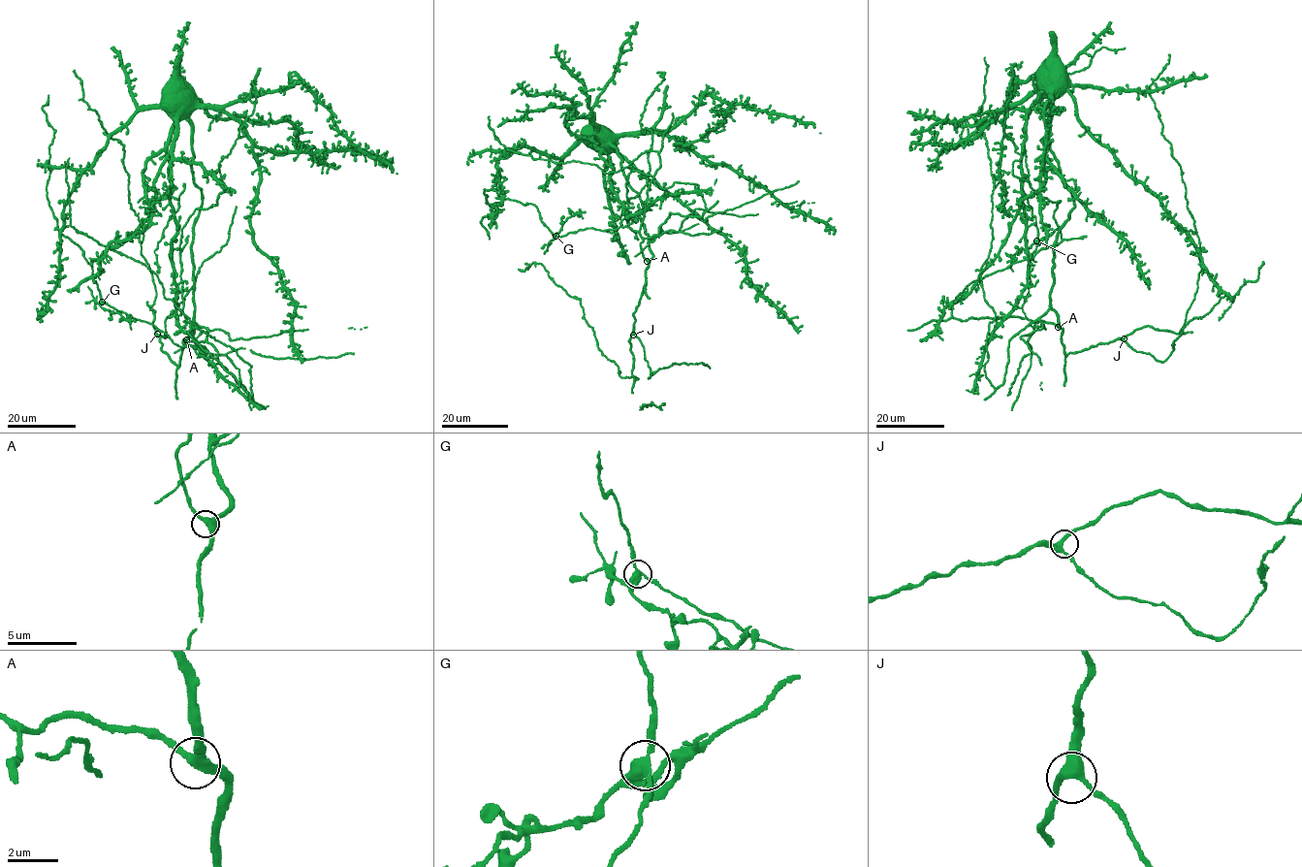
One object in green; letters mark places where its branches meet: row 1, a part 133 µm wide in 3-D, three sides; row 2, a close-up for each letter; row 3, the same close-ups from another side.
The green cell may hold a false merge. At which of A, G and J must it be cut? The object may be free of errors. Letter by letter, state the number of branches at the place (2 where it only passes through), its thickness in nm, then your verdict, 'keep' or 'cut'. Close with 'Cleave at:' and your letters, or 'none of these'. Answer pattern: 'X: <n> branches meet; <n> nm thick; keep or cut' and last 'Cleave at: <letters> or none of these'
A: 3 branches meet; 320 nm thick; keep
G: 3 branches meet; 320 nm thick; cut
J: 3 branches meet; 320 nm thick; keep
Cleave at: G

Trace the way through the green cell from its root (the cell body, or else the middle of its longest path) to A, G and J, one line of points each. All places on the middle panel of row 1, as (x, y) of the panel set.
A: (592, 135), (615, 147), (627, 183), (640, 198), (643, 210), (636, 212), (653, 255), (647, 261)
G: (592, 135), (626, 219), (652, 202), (646, 202), (638, 231), (588, 228), (555, 236)
J: (592, 135), (619, 156), (627, 183), (640, 198), (643, 210), (636, 212), (653, 255), (633, 313), (633, 335)

